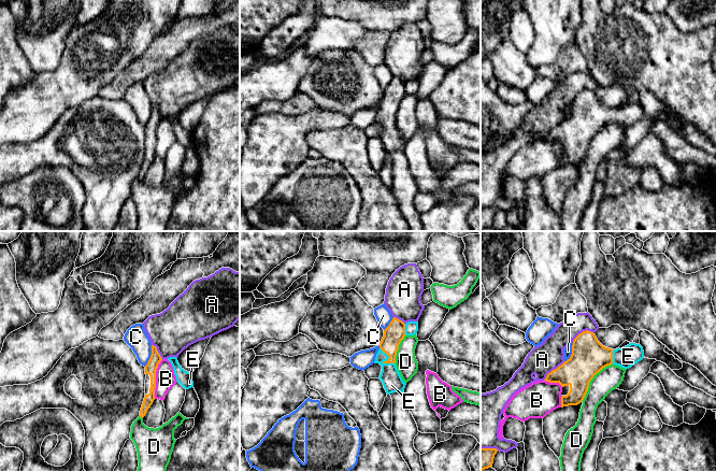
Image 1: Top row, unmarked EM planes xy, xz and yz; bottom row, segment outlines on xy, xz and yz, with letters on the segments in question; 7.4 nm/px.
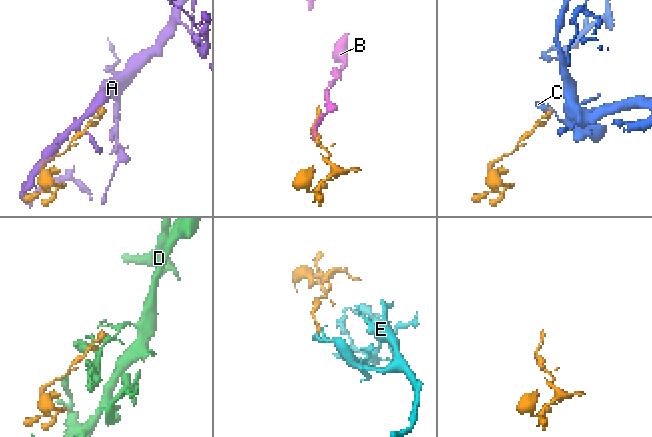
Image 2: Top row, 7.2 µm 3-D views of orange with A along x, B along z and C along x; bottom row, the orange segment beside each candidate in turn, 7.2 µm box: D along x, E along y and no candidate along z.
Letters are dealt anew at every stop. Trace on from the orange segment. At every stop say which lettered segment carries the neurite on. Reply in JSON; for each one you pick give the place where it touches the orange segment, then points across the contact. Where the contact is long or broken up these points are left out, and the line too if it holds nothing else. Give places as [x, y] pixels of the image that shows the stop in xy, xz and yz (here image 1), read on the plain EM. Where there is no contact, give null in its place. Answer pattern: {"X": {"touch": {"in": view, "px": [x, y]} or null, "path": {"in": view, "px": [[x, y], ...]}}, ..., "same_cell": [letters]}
{"E": {"touch": {"in": "xz", "px": [388, 118]}, "path": {"in": "xz", "px": [[395, 91], [388, 105], [388, 118], [390, 137]]}}, "same_cell": ["E"]}

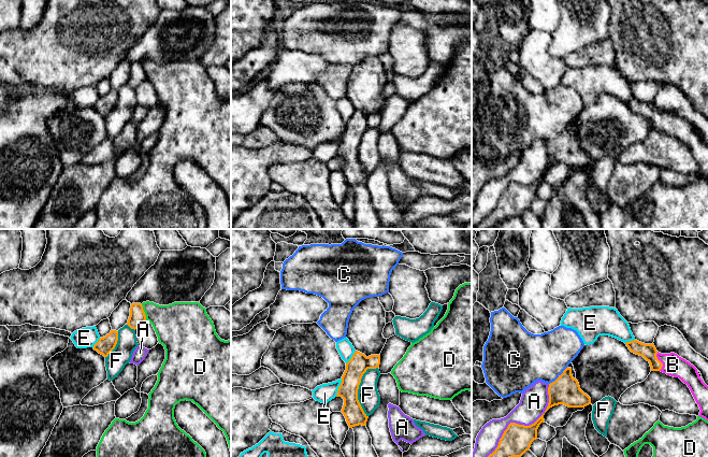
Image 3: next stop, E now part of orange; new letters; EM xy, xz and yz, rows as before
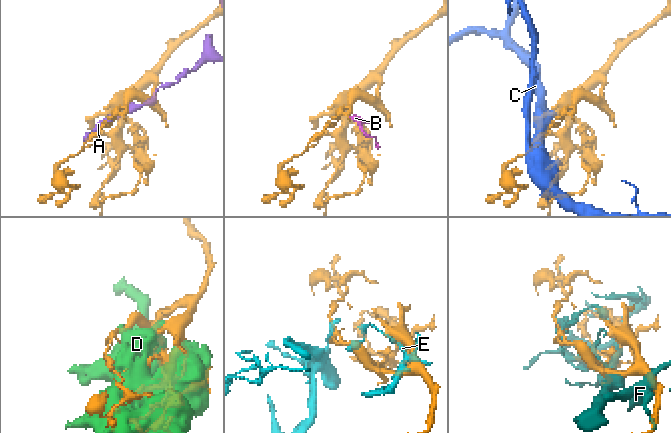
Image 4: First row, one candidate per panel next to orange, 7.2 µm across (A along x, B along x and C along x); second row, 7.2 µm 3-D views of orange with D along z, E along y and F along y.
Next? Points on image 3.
{"B": {"touch": {"in": "yz", "px": [660, 120]}, "path": {"in": "yz", "px": [[649, 111], [660, 120], [673, 124]]}}, "same_cell": ["B"]}

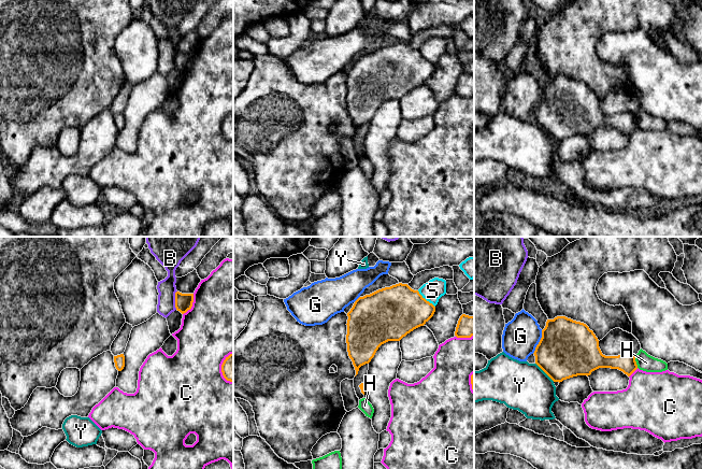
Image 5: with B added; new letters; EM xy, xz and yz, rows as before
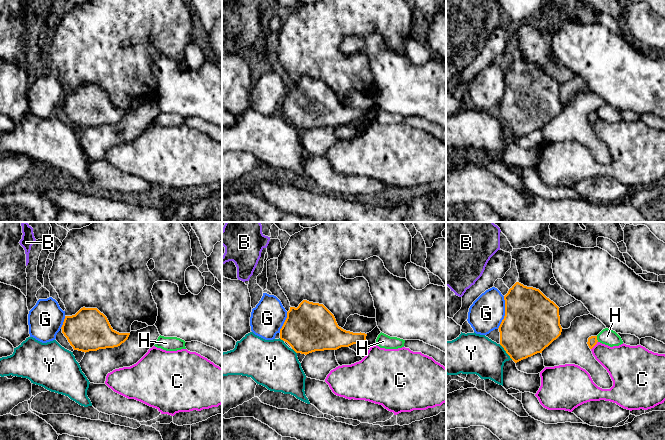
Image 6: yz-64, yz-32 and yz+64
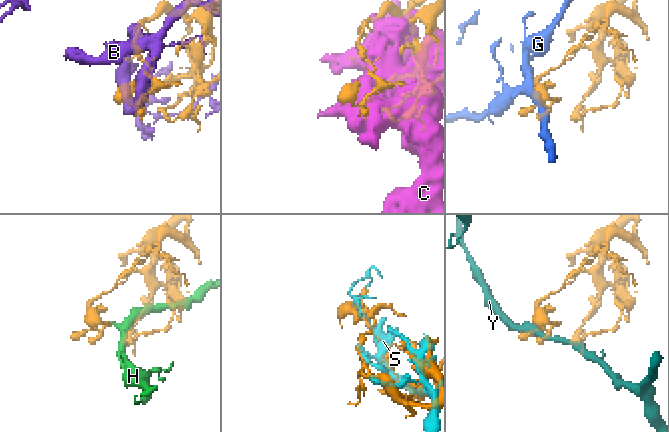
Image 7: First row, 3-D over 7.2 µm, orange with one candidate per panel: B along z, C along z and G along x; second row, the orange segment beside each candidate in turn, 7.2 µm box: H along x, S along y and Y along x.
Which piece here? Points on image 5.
{"same_cell": []}

